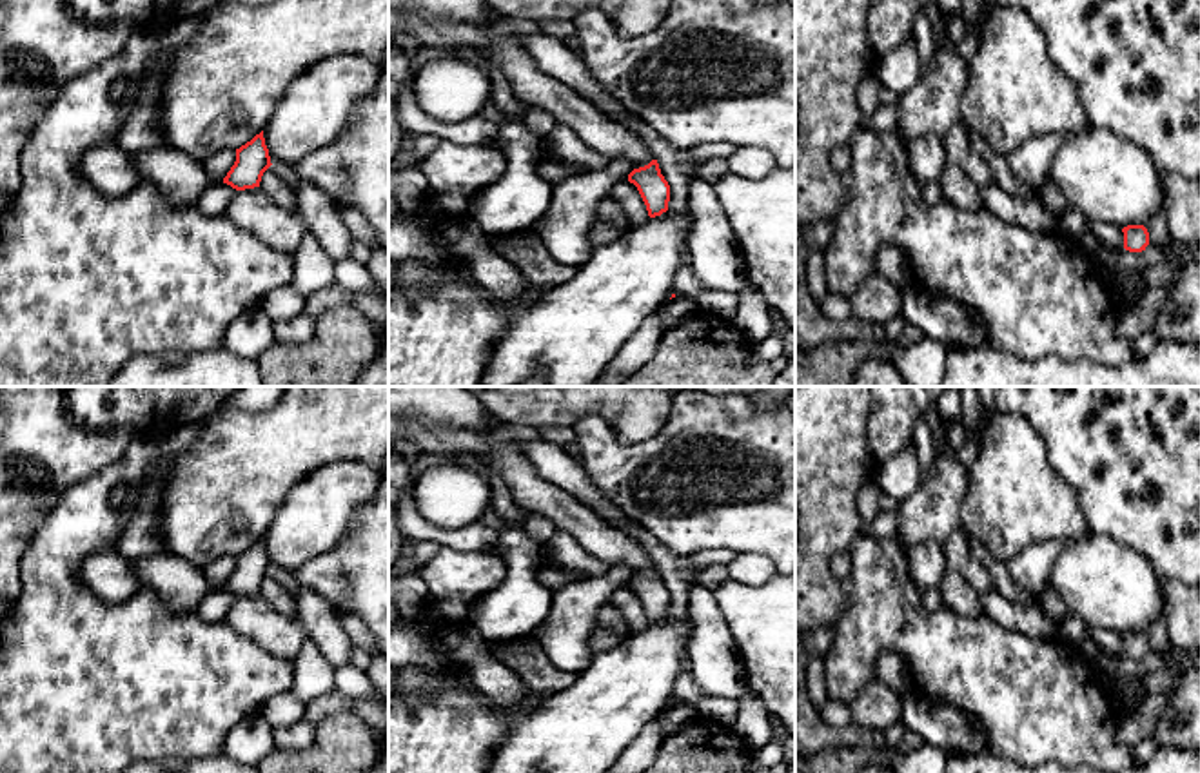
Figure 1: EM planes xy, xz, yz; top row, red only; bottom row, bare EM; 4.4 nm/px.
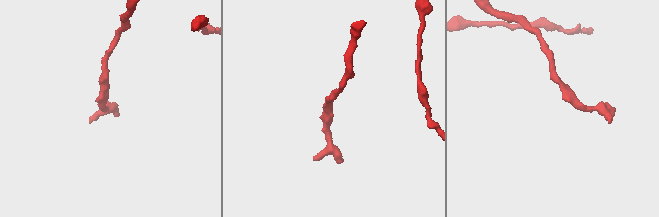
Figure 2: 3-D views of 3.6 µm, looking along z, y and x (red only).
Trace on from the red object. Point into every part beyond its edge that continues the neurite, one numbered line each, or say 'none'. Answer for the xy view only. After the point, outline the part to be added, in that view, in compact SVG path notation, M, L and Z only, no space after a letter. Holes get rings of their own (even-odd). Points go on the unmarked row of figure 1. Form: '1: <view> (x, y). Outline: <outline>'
1: xy (213, 608). Outline: M216 590L205 593L205 597L198 604L198 615L205 622L216 624L216 622L225 622L225 617L234 602L236 595L232 595L227 590Z

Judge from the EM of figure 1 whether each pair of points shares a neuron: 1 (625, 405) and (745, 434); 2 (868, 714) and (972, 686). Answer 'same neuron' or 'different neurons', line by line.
1: different neurons
2: different neurons

